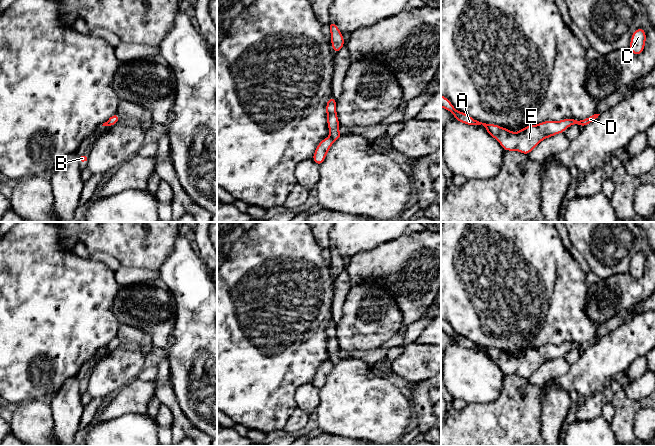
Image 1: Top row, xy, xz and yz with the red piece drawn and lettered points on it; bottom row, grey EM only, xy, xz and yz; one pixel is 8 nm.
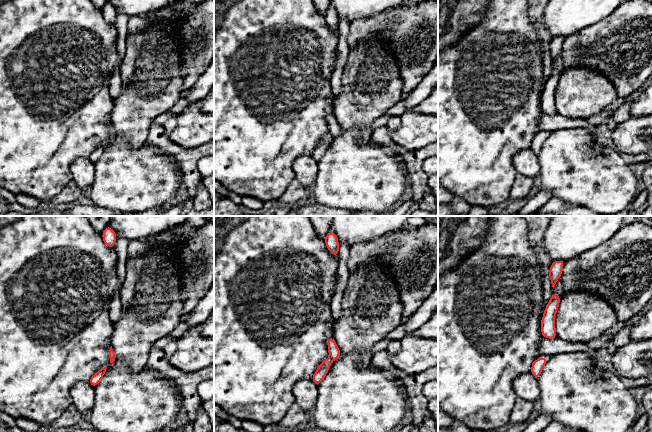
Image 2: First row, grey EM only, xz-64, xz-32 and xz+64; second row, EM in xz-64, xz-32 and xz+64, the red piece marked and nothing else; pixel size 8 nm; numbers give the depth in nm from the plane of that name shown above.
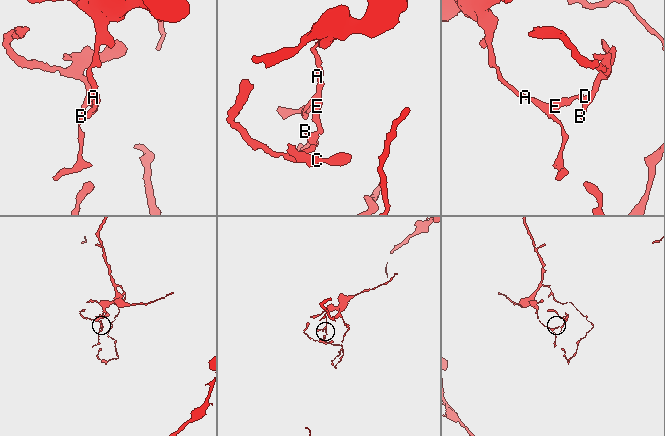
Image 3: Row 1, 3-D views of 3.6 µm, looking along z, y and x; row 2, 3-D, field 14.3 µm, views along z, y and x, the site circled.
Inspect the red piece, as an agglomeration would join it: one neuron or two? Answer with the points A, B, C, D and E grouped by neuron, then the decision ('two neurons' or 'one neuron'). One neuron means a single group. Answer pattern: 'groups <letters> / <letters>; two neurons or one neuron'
groups A E / B C D; two neurons

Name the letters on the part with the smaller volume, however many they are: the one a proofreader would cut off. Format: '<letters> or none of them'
B, C, D

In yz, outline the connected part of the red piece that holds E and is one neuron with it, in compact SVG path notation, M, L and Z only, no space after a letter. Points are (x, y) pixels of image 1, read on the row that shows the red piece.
M441 95L441 107L451 112L455 119L468 125L483 125L486 132L495 138L504 151L516 150L528 155L542 140L564 131L571 125L581 126L581 121L573 118L566 118L561 121L547 120L537 125L528 125L517 133L496 124L486 124L473 119L471 116L454 108L452 103Z

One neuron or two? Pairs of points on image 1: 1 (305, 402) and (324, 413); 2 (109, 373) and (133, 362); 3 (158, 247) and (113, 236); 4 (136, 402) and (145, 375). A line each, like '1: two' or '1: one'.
1: two
2: one
3: one
4: two

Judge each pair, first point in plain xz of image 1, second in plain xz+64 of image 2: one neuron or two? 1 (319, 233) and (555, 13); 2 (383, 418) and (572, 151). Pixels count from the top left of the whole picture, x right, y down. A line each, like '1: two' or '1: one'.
1: two
2: one

